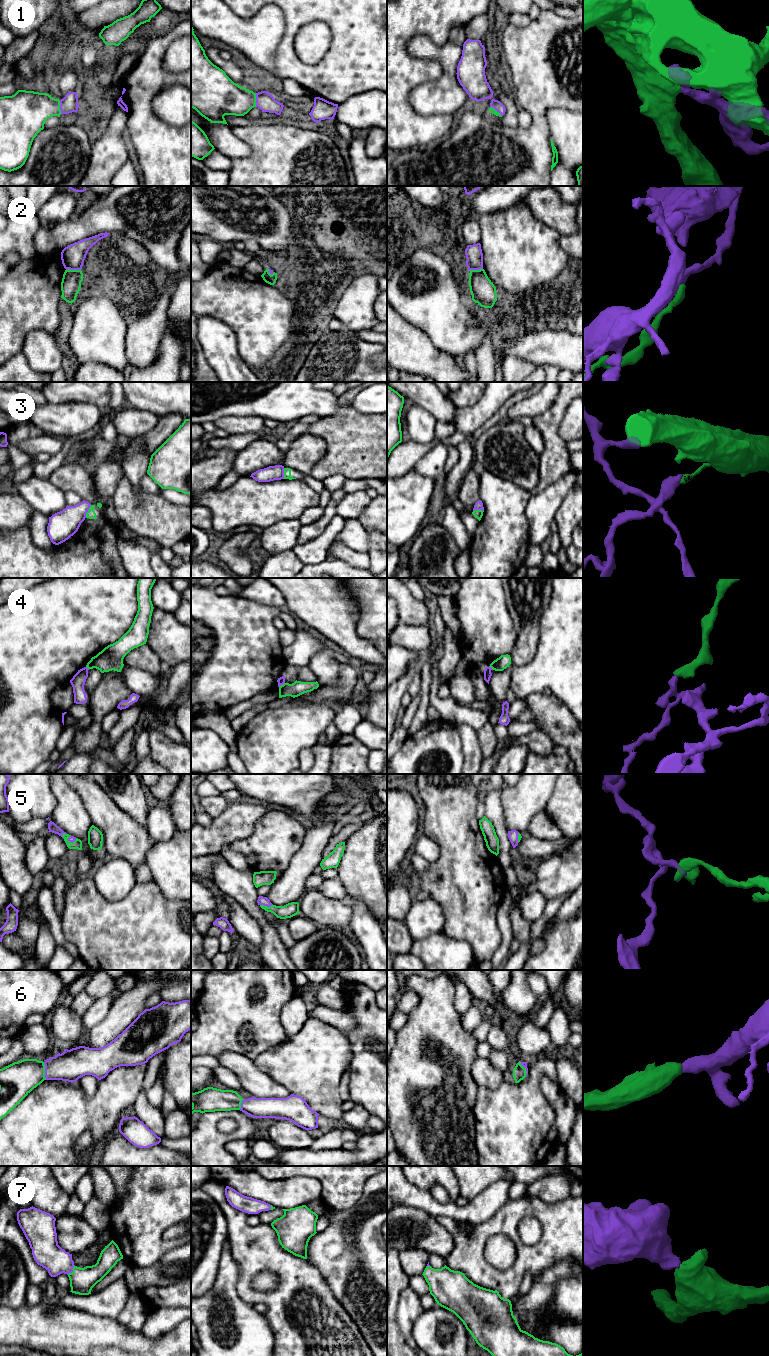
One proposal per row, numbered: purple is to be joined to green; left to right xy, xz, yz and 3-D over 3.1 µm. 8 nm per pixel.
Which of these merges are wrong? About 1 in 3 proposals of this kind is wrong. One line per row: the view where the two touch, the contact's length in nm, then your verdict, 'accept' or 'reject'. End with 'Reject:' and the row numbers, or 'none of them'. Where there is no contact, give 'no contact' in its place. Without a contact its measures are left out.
1: meets green in xy; contact 110 nm long; accept
2: meets green in xy; contact 120 nm long; reject
3: meets green in xy; contact 120 nm long; reject
4: meets green in xz; contact 60 nm long; reject
5: meets green in xz; contact 100 nm long; accept
6: meets green in xy; contact 150 nm long; accept
7: meets green in xy; contact 100 nm long; accept
Reject: 2, 3, 4

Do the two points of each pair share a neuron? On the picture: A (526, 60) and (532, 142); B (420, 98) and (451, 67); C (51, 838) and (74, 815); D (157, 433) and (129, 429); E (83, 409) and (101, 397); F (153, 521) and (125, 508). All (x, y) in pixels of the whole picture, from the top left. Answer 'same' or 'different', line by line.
A: same
B: same
C: different
D: different
E: different
F: same

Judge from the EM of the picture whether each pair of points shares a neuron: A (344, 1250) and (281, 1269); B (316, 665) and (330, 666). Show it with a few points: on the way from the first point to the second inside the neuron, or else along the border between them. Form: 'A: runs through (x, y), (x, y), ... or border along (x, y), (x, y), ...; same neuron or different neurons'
A: border along (305, 1259), (320, 1273), (323, 1279); different neurons
B: runs through (319, 665), (327, 666); same neuron

